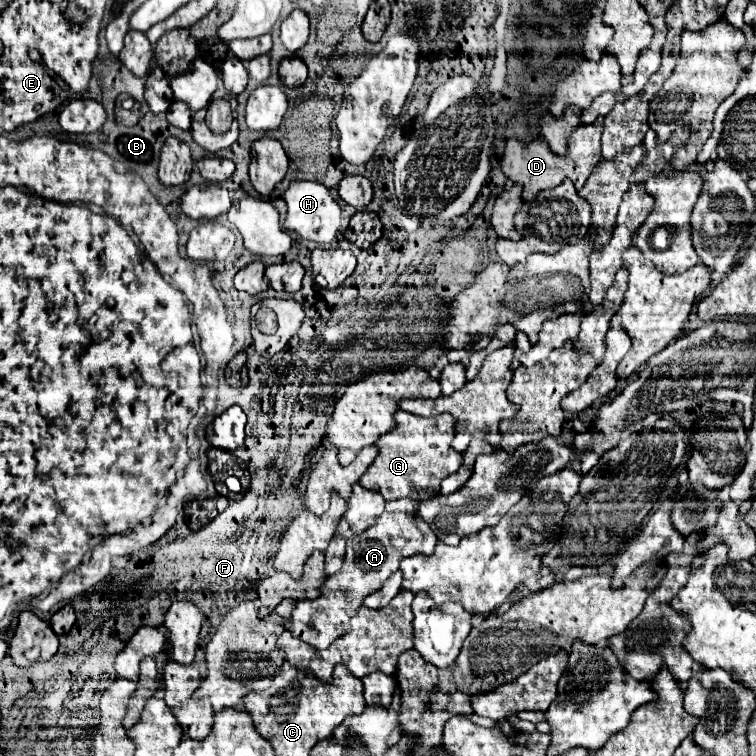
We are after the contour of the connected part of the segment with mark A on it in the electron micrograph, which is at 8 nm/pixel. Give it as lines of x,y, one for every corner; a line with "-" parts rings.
384,512
376,518
376,524
368,528
362,536
356,536
346,546
344,566
338,574
328,576
322,588
322,596
316,600
300,600
294,606
292,618
284,624
292,636
308,642
310,646
322,650
328,648
336,638
344,636
350,628
350,618
362,606
364,598
376,592
392,572
398,570
402,558
416,552
432,554
436,546
436,536
432,528
418,514
404,512

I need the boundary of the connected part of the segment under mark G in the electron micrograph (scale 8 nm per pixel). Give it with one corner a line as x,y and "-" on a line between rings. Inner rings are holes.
404,410
396,412
398,428
380,436
380,440
376,442
380,452
360,478
360,484
364,488
378,488
384,500
412,498
420,502
438,496
440,482
464,464
464,456
450,446
450,442
454,440
454,424
448,426
442,418
444,414
436,418
425,418

